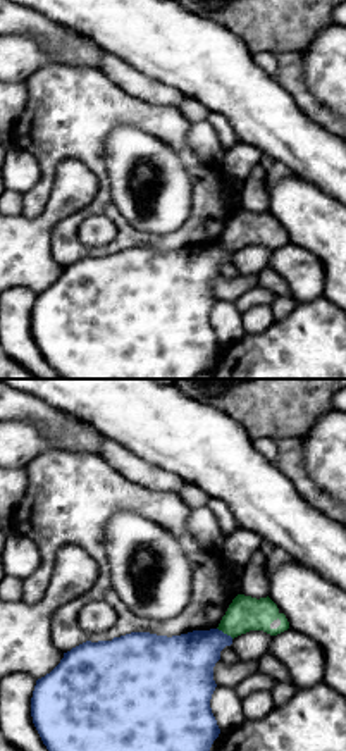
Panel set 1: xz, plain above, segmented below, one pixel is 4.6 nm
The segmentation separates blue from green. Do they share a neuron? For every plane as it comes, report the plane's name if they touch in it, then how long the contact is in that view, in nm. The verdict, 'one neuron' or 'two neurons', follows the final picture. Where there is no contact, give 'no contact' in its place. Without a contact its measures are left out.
contact in xz; length 90 nm

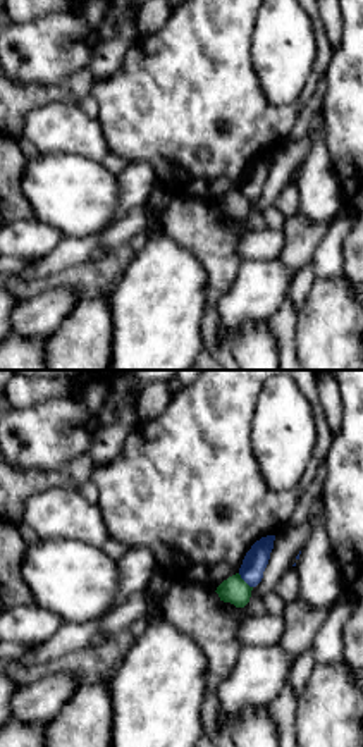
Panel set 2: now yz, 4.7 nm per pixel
contact in yz; length 100 nm

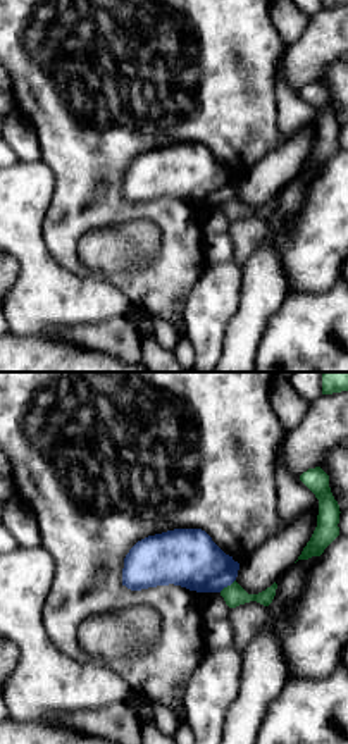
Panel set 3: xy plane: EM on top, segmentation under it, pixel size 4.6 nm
contact in xy; length 100 nm

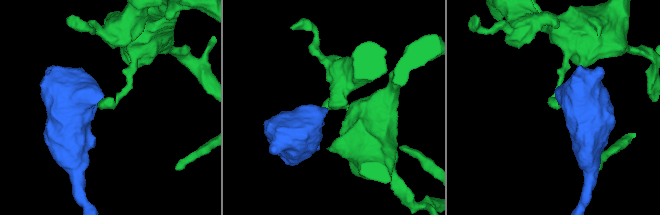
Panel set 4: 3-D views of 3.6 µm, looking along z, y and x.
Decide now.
two neurons

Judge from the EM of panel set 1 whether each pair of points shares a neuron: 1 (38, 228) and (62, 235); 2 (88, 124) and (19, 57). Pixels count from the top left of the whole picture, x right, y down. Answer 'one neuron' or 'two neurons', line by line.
1: two neurons
2: two neurons

